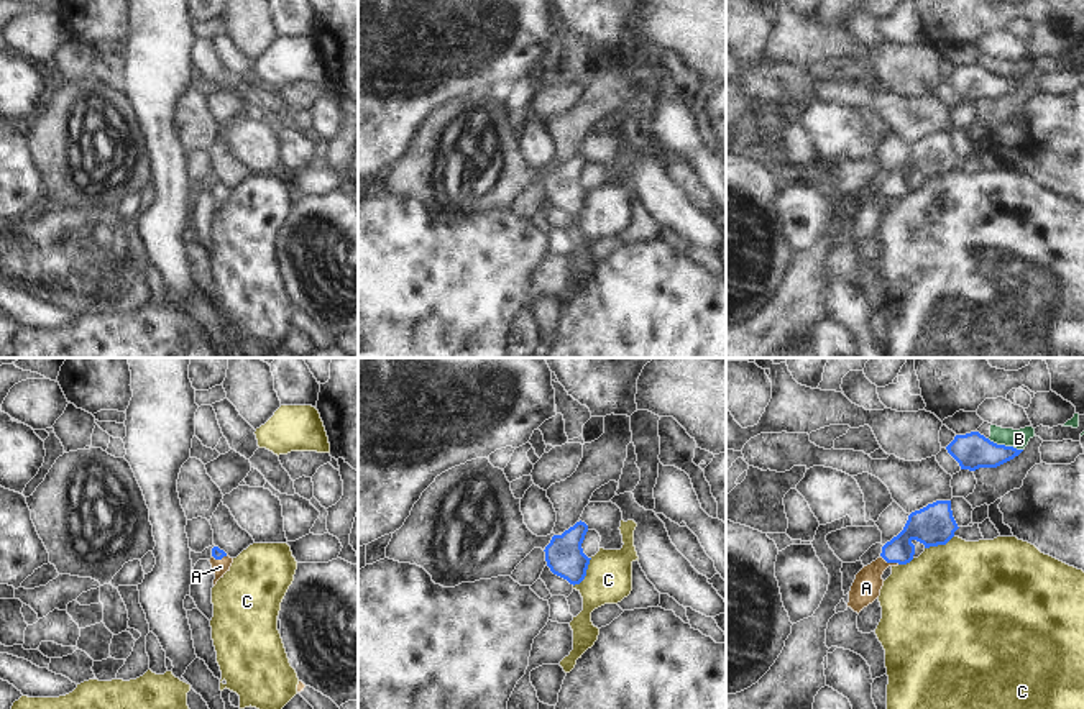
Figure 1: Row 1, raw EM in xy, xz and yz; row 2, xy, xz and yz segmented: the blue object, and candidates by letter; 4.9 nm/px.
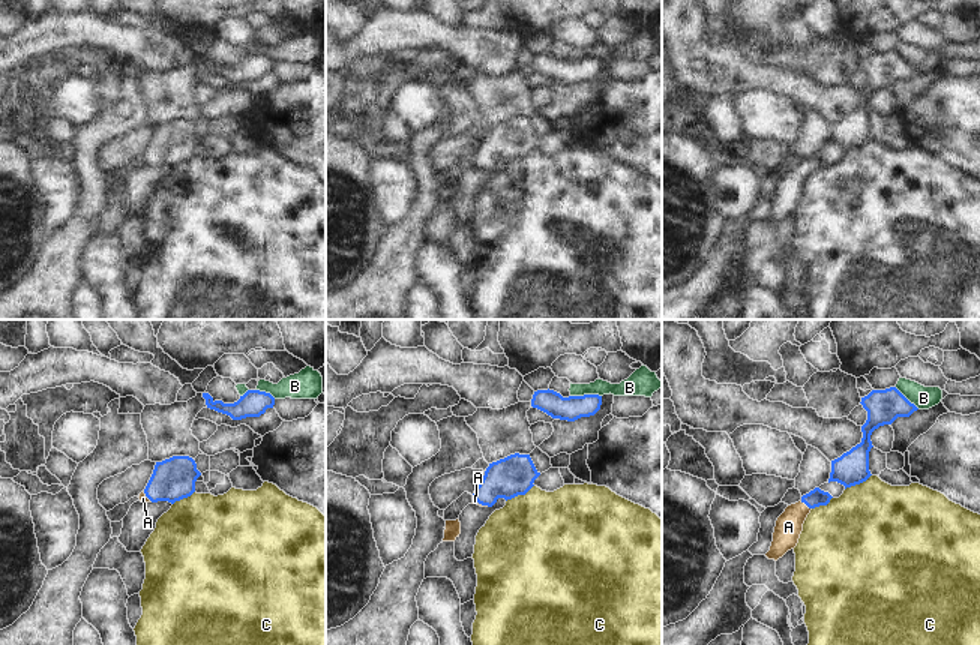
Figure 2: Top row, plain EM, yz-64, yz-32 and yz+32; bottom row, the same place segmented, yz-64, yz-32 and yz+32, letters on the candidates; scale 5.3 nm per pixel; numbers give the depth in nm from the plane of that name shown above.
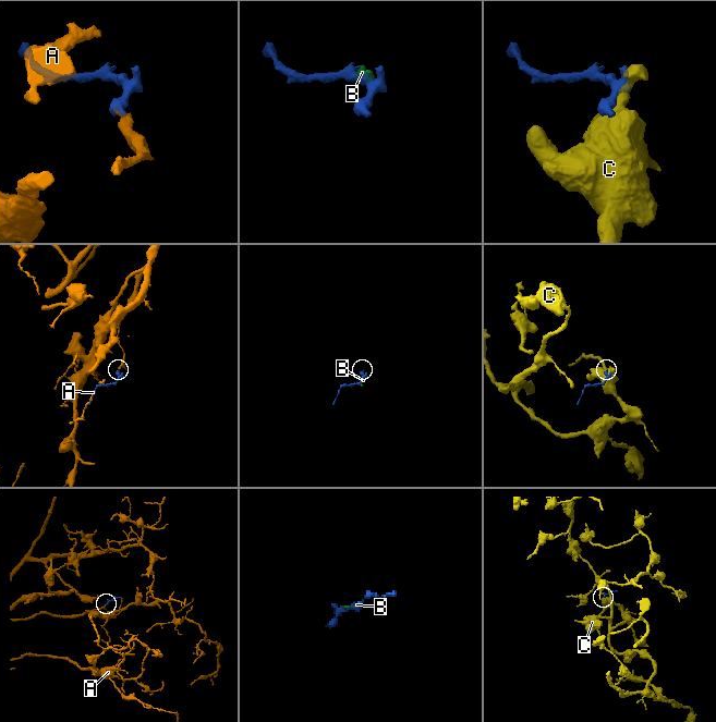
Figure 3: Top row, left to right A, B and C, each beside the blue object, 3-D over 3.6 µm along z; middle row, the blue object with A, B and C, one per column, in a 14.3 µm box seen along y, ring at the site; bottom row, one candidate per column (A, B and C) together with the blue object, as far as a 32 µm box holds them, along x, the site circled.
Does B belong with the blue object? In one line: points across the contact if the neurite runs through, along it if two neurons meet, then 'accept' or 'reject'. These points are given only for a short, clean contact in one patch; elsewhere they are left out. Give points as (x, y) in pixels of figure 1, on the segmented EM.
reject

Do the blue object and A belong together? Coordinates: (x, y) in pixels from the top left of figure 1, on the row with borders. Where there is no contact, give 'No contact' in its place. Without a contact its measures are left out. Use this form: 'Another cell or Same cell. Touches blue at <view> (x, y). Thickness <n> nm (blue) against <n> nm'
Same cell. Touches blue at yz (891, 562). Thickness 180 nm (blue) against 140 nm

